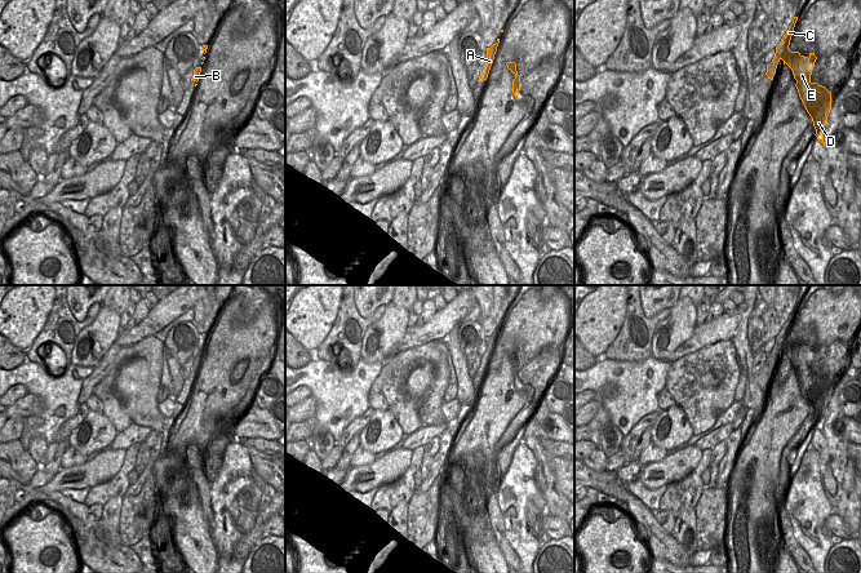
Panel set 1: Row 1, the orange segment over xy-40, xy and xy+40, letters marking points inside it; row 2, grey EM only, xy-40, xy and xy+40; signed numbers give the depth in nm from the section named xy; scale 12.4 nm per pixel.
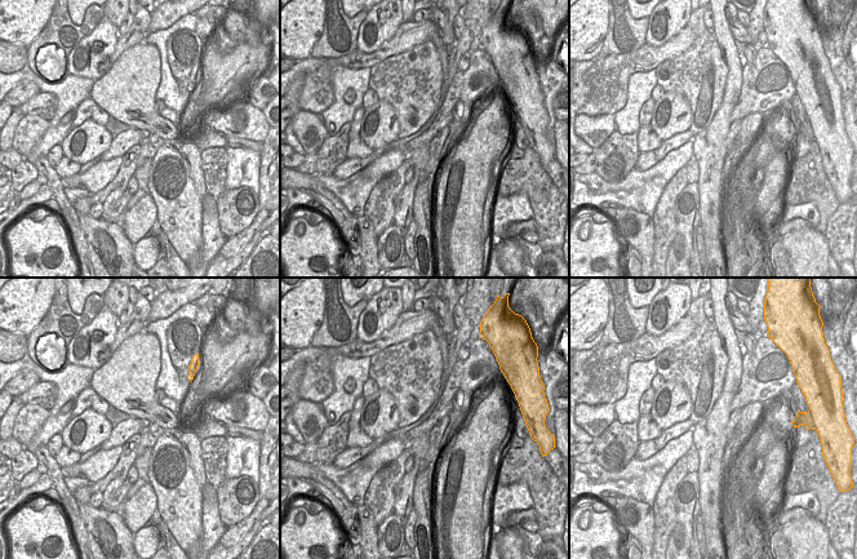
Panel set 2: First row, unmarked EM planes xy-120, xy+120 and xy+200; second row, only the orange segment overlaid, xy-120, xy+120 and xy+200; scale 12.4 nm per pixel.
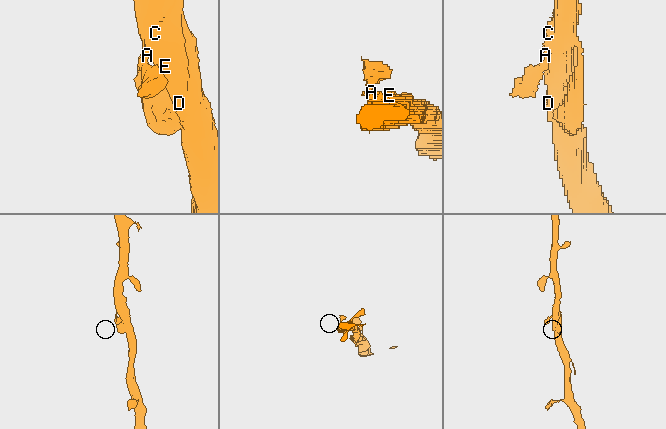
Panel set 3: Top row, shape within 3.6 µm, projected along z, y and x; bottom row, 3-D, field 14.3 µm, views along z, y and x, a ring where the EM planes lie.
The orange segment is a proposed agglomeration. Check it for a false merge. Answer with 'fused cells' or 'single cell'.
single cell

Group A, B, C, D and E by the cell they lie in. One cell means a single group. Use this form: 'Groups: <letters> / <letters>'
Groups: A B C D E.

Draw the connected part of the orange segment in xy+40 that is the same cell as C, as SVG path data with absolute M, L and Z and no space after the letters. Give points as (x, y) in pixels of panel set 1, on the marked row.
M794 17L789 30L776 46L775 57L772 62L767 65L765 75L768 79L773 80L777 65L781 59L784 61L784 65L786 63L791 68L794 79L796 80L795 86L799 97L807 112L812 117L813 126L816 129L815 136L825 147L824 136L821 132L824 130L831 110L831 92L829 92L825 86L811 81L812 70L817 59L815 53L809 53L808 57L804 57L799 52L791 52L789 49L796 21L798 17Z

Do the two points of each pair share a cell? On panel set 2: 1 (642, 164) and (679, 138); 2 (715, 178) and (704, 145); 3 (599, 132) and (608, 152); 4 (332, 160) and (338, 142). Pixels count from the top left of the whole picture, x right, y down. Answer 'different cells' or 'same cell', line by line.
1: same cell
2: same cell
3: different cells
4: same cell

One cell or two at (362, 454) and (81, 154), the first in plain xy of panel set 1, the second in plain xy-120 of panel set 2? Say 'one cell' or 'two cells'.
two cells

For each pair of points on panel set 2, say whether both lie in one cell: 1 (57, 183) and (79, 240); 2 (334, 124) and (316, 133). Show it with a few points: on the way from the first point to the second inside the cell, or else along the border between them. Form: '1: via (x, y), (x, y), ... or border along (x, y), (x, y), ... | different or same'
1: via (61, 198), (72, 226) | same
2: border along (319, 115), (328, 134) | different

